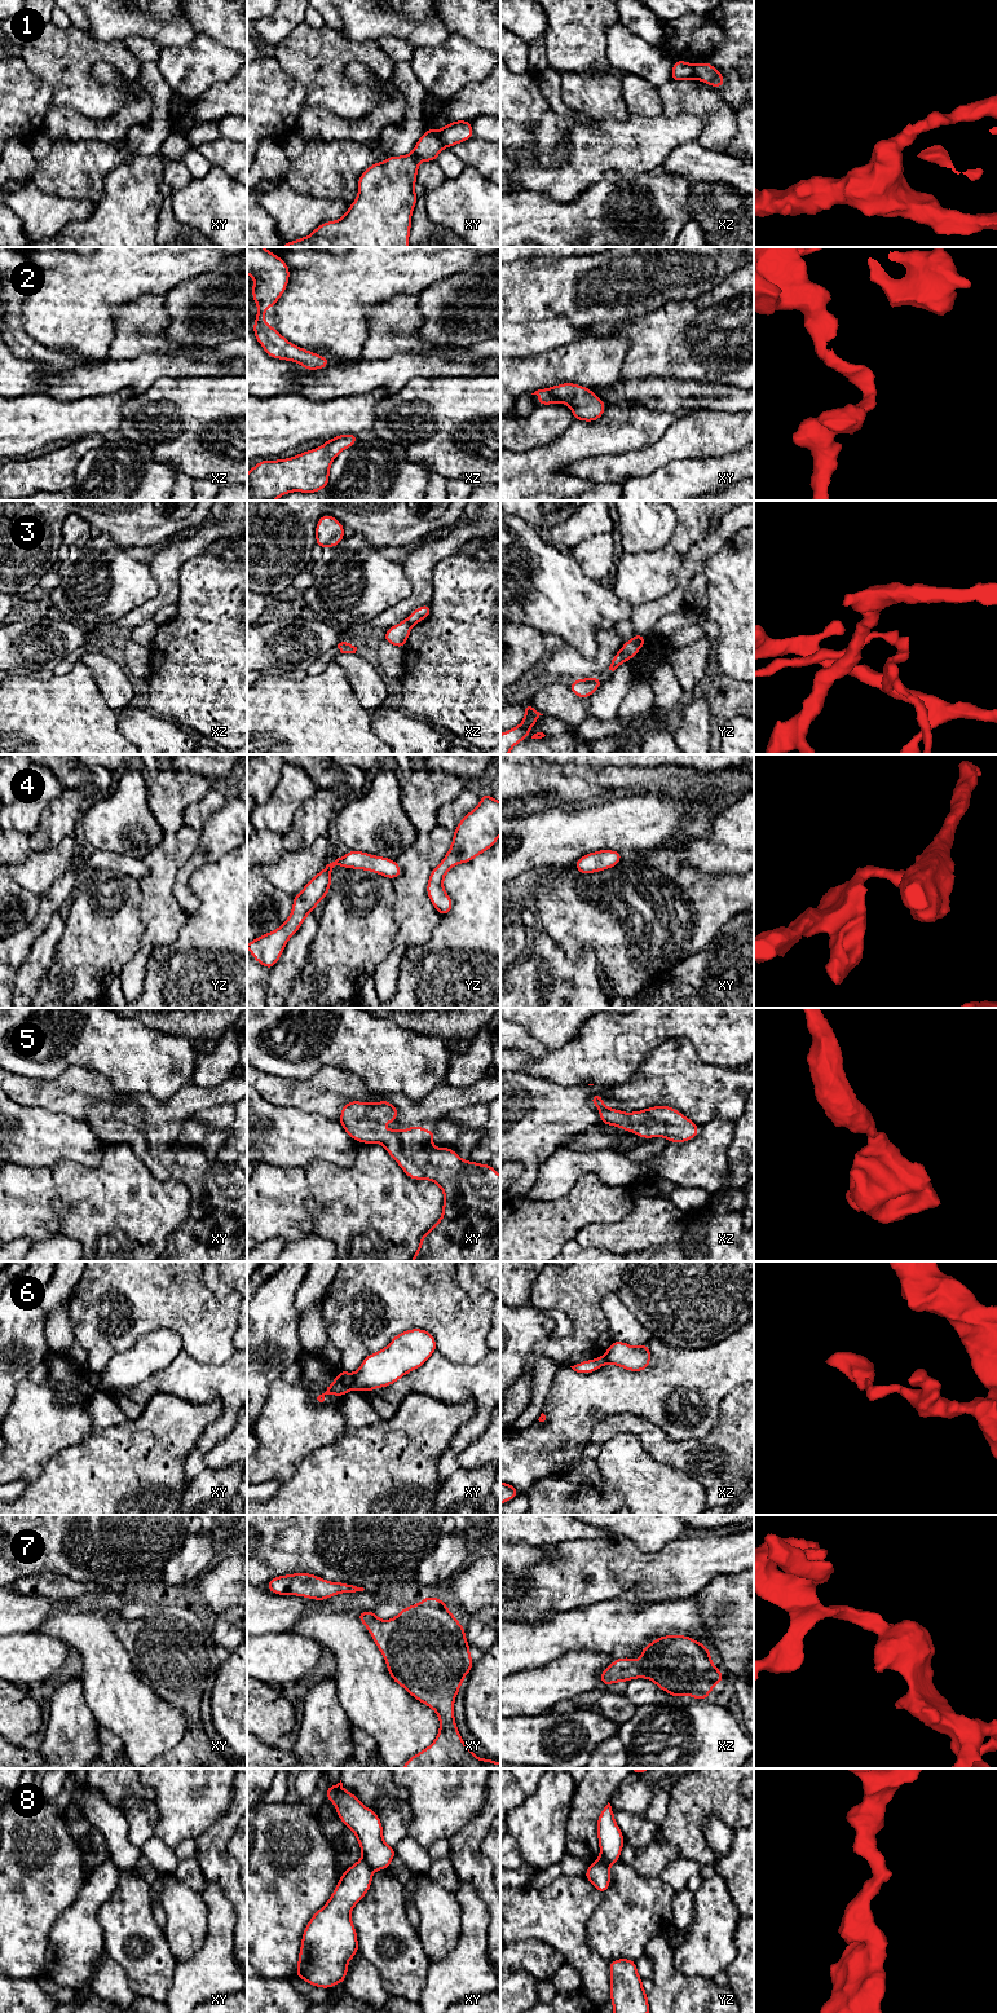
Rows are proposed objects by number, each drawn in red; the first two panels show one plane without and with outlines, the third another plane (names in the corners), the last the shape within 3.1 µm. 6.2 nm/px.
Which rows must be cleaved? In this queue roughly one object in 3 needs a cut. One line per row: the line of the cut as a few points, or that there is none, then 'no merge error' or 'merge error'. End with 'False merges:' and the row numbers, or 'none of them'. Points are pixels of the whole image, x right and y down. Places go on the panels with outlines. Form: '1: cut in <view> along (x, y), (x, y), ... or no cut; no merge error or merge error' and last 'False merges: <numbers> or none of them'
1: cut in xy along (437, 132), (445, 146); merge error
2: no cut; no merge error
3: cut in yz along (620, 651), (625, 660); merge error
4: no cut; no merge error
5: no cut; no merge error
6: cut in xy along (351, 1374), (353, 1388); merge error
7: no cut; no merge error
8: cut in xy along (362, 1858), (374, 1870); merge error
False merges: 1, 3, 6, 8

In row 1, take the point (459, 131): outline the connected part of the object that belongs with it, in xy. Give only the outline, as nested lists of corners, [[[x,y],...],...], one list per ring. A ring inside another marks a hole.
[[[469,120],[451,122],[438,129],[438,135],[445,147],[451,147],[459,142],[464,142],[475,137]]]

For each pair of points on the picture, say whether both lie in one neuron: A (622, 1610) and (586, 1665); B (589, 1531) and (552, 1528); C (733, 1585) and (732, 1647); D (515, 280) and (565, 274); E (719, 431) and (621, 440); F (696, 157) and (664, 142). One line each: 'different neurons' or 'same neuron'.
A: different neurons
B: same neuron
C: same neuron
D: same neuron
E: different neurons
F: different neurons

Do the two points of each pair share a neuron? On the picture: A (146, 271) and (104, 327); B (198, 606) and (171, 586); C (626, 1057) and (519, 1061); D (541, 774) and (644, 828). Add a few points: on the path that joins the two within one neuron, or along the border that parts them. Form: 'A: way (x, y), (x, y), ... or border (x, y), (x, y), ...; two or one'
A: way (131, 281), (104, 308), (104, 312); one
B: border (186, 562), (180, 569), (180, 595), (176, 603); two
C: border (514, 1048), (530, 1057), (523, 1070); two
D: border (603, 796), (587, 804), (563, 806); two

